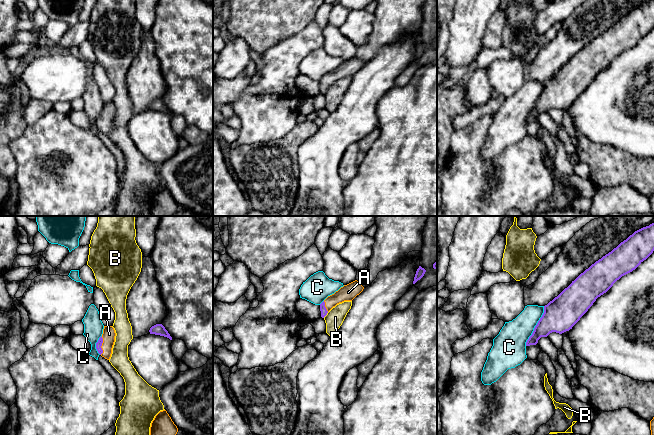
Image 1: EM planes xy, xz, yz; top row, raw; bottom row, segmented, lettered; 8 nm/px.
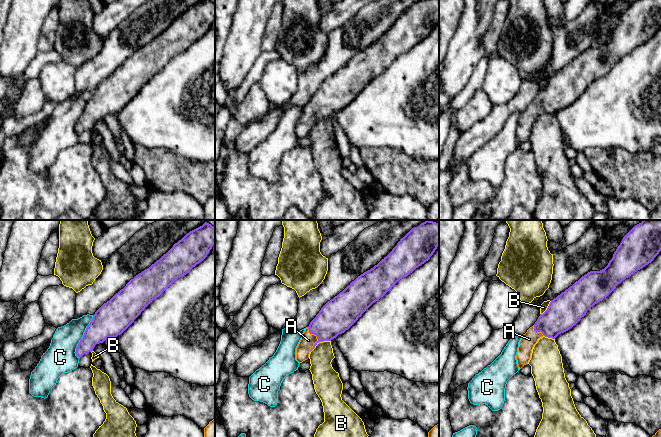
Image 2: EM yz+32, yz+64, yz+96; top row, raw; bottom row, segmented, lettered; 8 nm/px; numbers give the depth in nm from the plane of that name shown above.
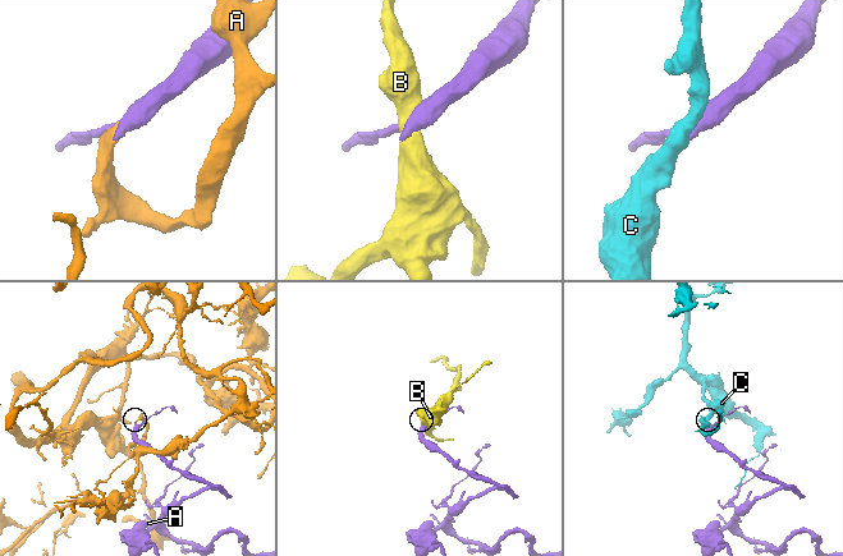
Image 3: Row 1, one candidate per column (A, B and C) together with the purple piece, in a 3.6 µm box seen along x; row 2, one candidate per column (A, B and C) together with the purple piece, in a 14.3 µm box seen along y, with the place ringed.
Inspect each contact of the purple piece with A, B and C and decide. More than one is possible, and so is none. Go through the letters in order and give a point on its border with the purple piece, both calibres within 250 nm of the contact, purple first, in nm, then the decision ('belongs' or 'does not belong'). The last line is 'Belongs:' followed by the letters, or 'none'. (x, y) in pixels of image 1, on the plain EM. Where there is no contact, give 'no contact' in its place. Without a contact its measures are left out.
A: xy (101, 121) | 50/100 nm | belongs
B: xz (325, 91) | 50/140 nm | does not belong
C: yz (535, 102) | 280/260 nm | does not belong
Belongs: A

